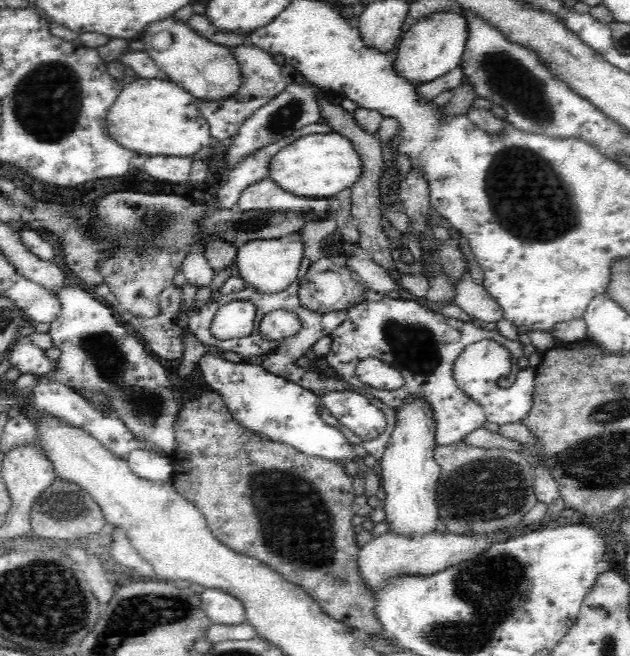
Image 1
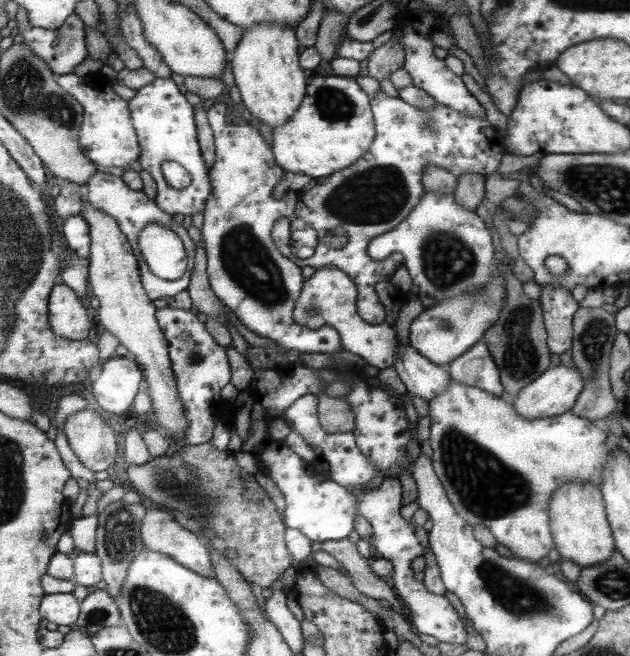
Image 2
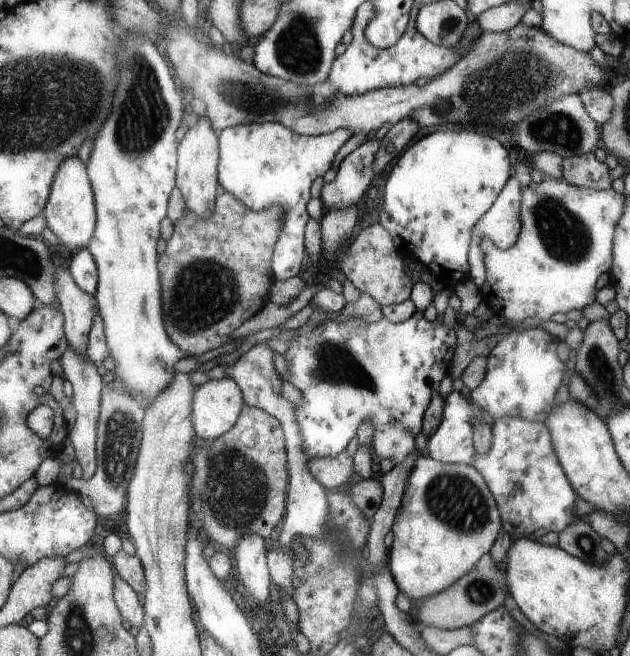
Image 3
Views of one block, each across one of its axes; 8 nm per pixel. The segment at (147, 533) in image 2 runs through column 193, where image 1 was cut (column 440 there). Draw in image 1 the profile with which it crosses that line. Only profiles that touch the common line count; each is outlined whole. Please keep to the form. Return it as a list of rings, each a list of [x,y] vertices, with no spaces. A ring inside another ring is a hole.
[[[436,528],[426,534],[398,534],[398,532],[388,530],[386,534],[372,538],[366,546],[360,548],[358,566],[360,566],[364,582],[368,584],[370,590],[374,590],[384,578],[388,578],[392,574],[408,572],[408,574],[428,576],[428,574],[440,572],[444,568],[450,568],[454,564],[468,562],[468,560],[480,556],[482,552],[488,552],[490,548],[494,548],[494,544],[500,544],[500,542],[504,542],[504,538],[498,538],[498,532],[492,536],[488,536],[488,534],[478,536],[478,534],[466,532],[462,536],[462,534],[454,534],[454,532],[440,534],[440,532],[436,532]]]

